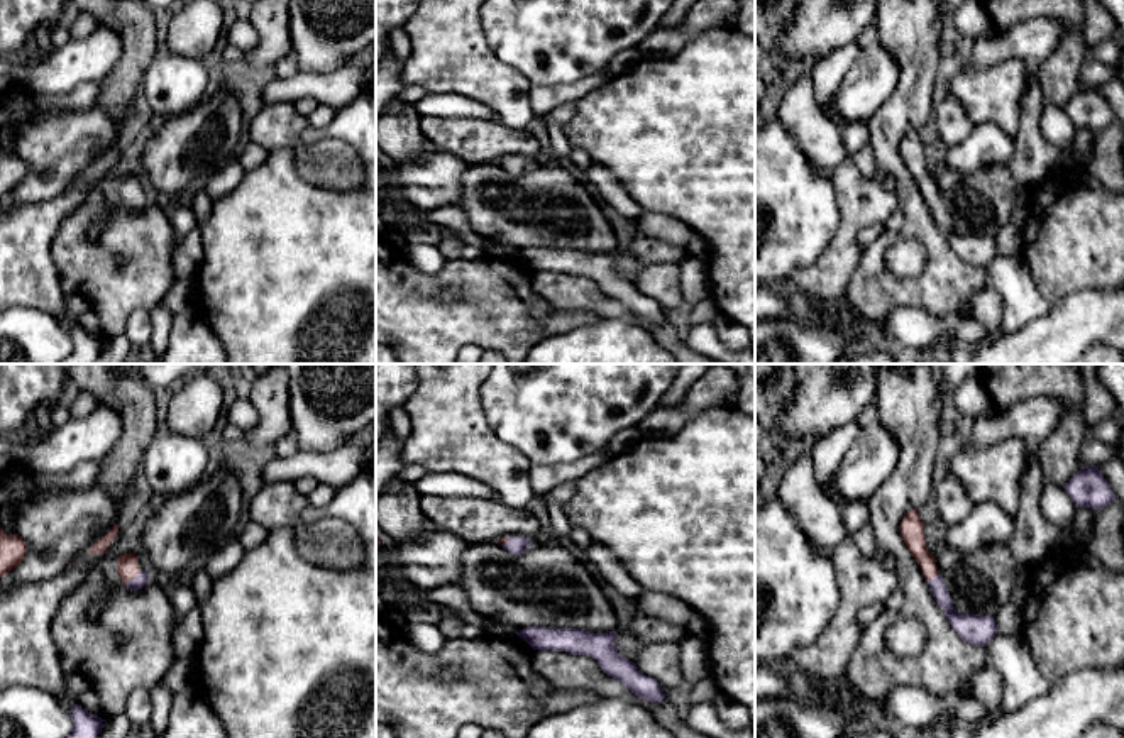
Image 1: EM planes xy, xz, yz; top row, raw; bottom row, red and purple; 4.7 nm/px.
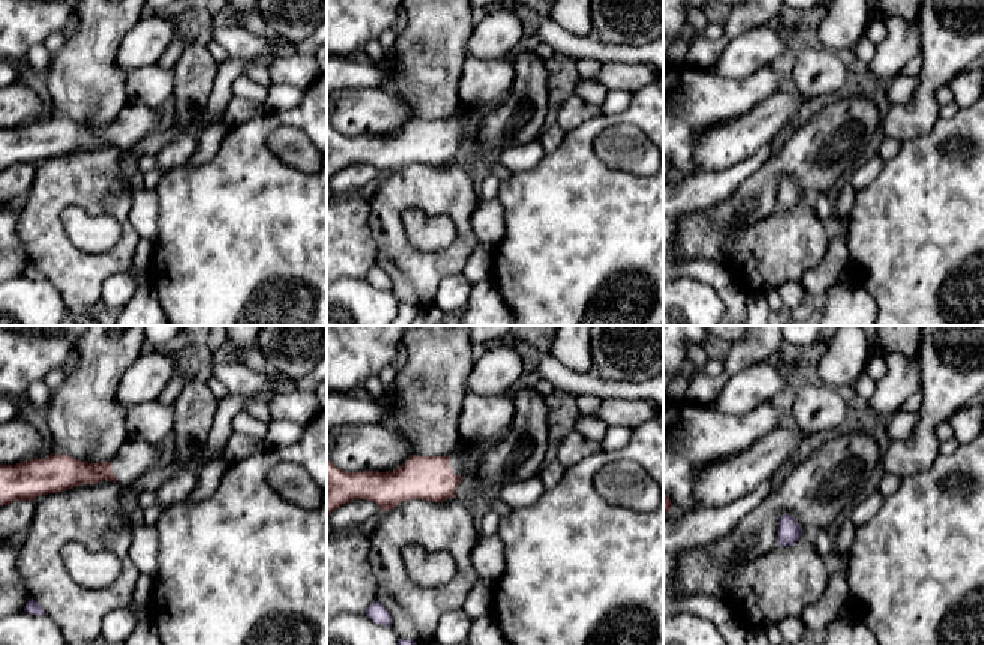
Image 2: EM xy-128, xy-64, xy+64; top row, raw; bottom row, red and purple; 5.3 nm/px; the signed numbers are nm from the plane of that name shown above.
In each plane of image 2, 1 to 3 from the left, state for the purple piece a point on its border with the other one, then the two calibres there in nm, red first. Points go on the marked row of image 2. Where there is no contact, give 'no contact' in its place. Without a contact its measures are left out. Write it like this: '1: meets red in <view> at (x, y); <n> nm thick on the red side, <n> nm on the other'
1: no contact
2: no contact
3: no contact

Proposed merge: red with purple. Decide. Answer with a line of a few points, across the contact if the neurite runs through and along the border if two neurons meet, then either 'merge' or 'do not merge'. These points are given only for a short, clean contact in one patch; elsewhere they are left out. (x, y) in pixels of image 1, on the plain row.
xy (127, 188), (132, 198), (141, 200) | merge

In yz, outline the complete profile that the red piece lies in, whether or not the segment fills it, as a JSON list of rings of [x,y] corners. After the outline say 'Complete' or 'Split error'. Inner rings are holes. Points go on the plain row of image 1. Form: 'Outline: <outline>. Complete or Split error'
Outline: [[[909,130],[899,149],[906,168],[917,181],[931,215],[948,239],[951,249],[965,262],[975,267],[987,267],[987,264],[997,256],[994,237],[963,235],[955,230],[946,205],[936,188],[936,179],[926,168],[924,144],[917,130]]]. Split error

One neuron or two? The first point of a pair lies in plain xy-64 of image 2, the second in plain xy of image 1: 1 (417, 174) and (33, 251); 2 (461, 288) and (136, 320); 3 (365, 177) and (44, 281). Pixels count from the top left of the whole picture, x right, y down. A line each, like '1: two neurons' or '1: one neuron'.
1: two neurons
2: one neuron
3: two neurons

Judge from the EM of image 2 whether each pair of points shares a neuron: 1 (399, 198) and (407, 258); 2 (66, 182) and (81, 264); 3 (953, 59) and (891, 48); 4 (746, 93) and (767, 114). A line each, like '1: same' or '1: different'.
1: same
2: same
3: different
4: different

